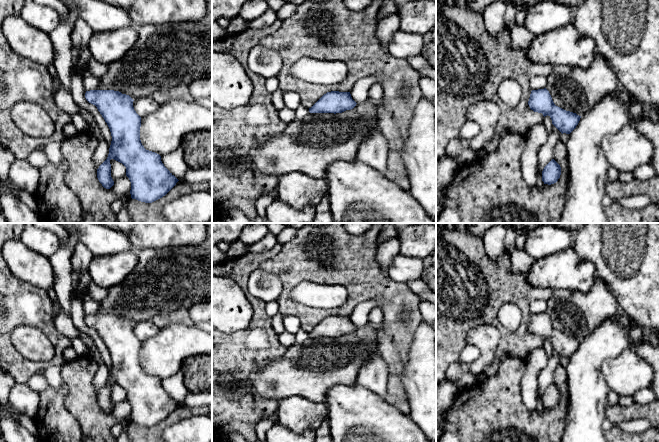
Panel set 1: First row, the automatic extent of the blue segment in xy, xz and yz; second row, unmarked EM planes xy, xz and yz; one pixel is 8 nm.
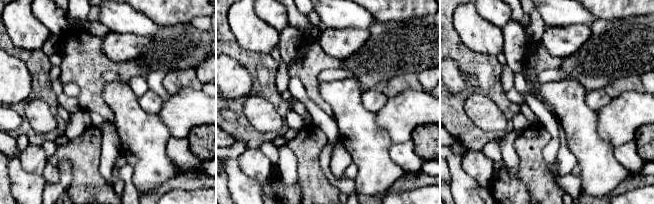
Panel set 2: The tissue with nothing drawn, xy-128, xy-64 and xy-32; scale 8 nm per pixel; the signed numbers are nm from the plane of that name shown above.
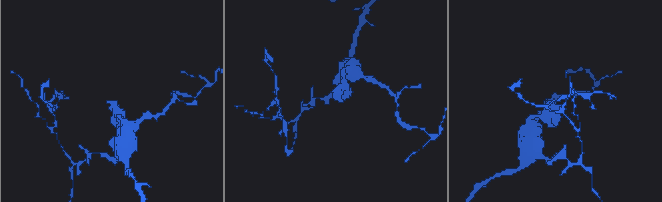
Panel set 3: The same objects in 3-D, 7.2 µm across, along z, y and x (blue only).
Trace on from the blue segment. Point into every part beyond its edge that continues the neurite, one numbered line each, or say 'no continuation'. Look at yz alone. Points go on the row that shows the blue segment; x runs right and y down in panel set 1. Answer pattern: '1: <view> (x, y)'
no continuation

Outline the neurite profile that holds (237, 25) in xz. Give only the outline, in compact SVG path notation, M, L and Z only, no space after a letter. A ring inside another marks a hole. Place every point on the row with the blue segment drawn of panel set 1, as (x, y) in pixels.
M240 17L232 19L230 24L226 28L227 36L235 36L247 30L248 22L249 21Z

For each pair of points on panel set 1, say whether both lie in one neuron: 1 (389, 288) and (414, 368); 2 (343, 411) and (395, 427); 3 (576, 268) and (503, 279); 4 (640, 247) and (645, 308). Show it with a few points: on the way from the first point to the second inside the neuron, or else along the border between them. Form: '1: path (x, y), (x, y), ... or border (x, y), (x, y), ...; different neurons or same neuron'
1: border (415, 329), (408, 361), (401, 374); different neurons
2: path (356, 417), (366, 427), (382, 427); same neuron
3: border (526, 272), (526, 281), (530, 285), (547, 287); different neurons
4: path (645, 262), (645, 293); same neuron

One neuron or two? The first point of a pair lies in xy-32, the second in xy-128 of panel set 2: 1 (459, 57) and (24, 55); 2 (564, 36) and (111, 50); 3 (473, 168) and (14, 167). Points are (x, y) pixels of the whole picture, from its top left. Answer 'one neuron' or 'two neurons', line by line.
1: one neuron
2: one neuron
3: two neurons

